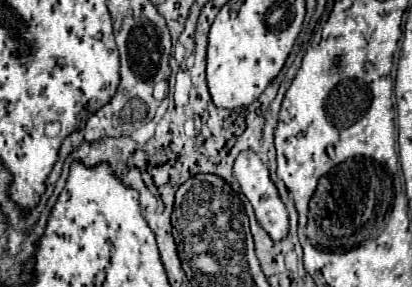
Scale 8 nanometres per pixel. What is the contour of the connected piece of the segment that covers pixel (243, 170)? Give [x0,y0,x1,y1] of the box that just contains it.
[233,149,289,241]

